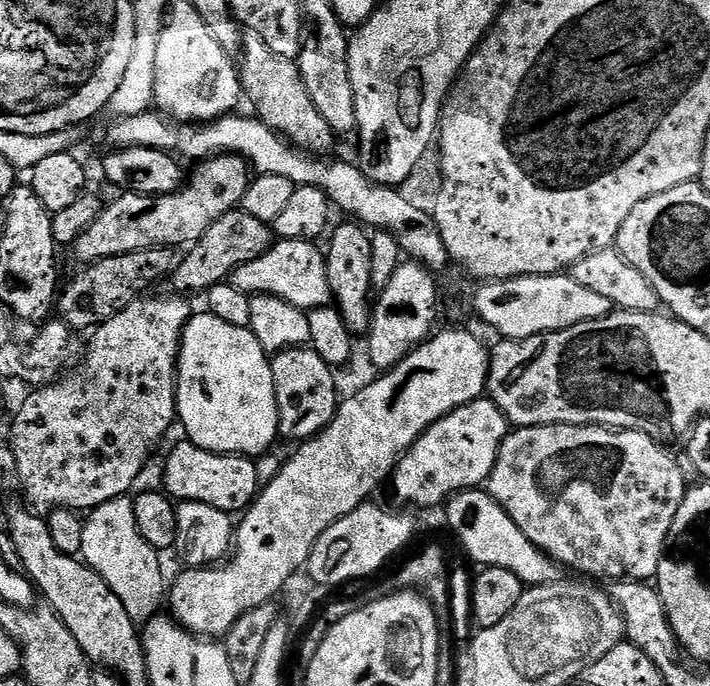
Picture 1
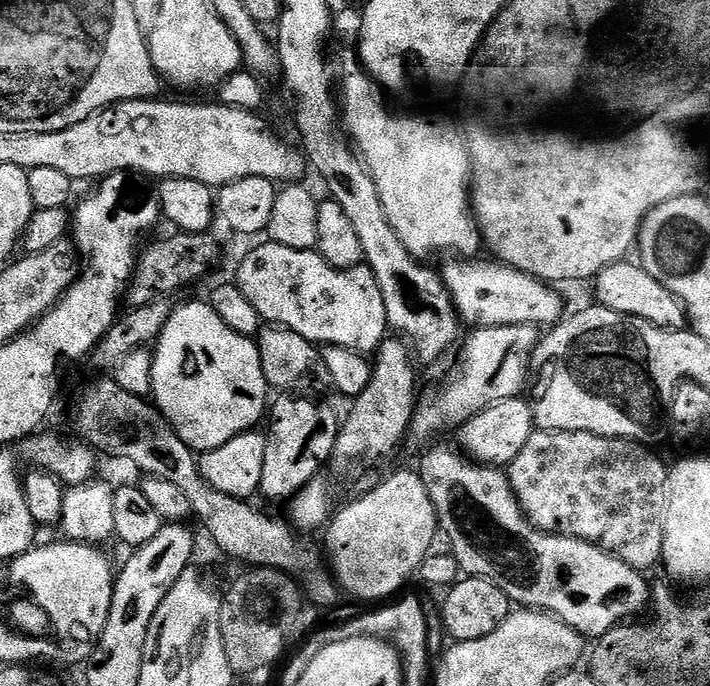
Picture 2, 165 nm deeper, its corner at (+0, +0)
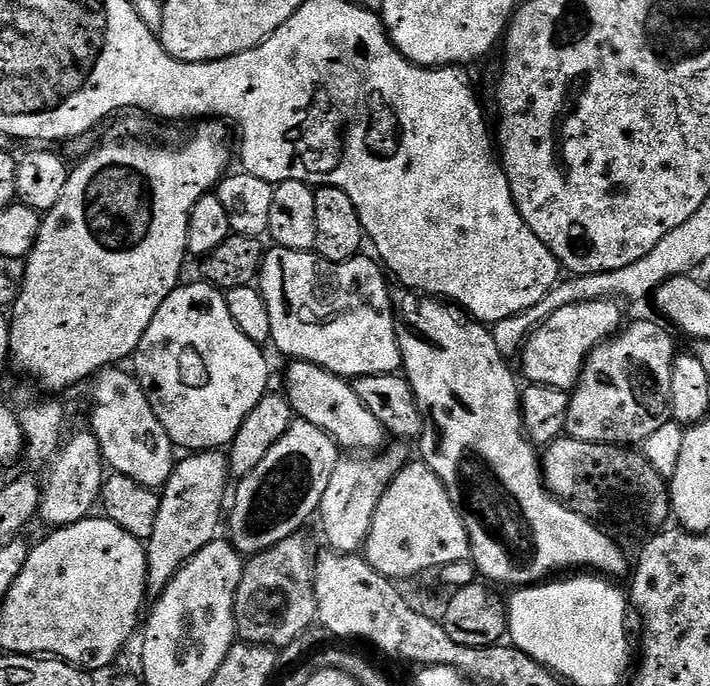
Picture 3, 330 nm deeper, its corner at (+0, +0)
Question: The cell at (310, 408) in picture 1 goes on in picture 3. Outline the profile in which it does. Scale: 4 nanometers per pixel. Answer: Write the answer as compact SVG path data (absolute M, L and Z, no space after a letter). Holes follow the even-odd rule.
M296 418L292 425L270 446L270 454L254 466L254 470L239 481L232 517L227 517L226 528L232 531L230 543L245 558L258 555L278 542L297 535L300 527L320 510L322 494L342 458L341 449L318 426Z

